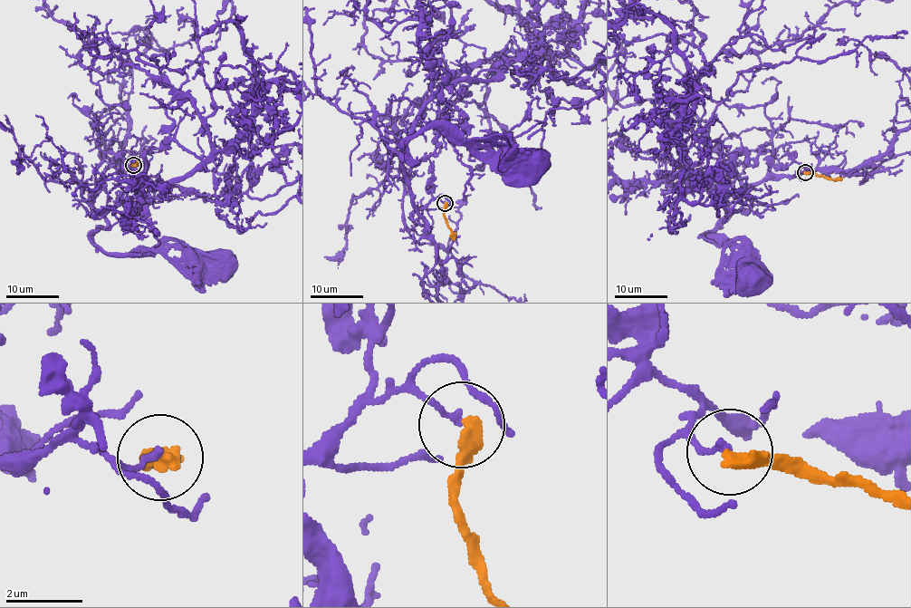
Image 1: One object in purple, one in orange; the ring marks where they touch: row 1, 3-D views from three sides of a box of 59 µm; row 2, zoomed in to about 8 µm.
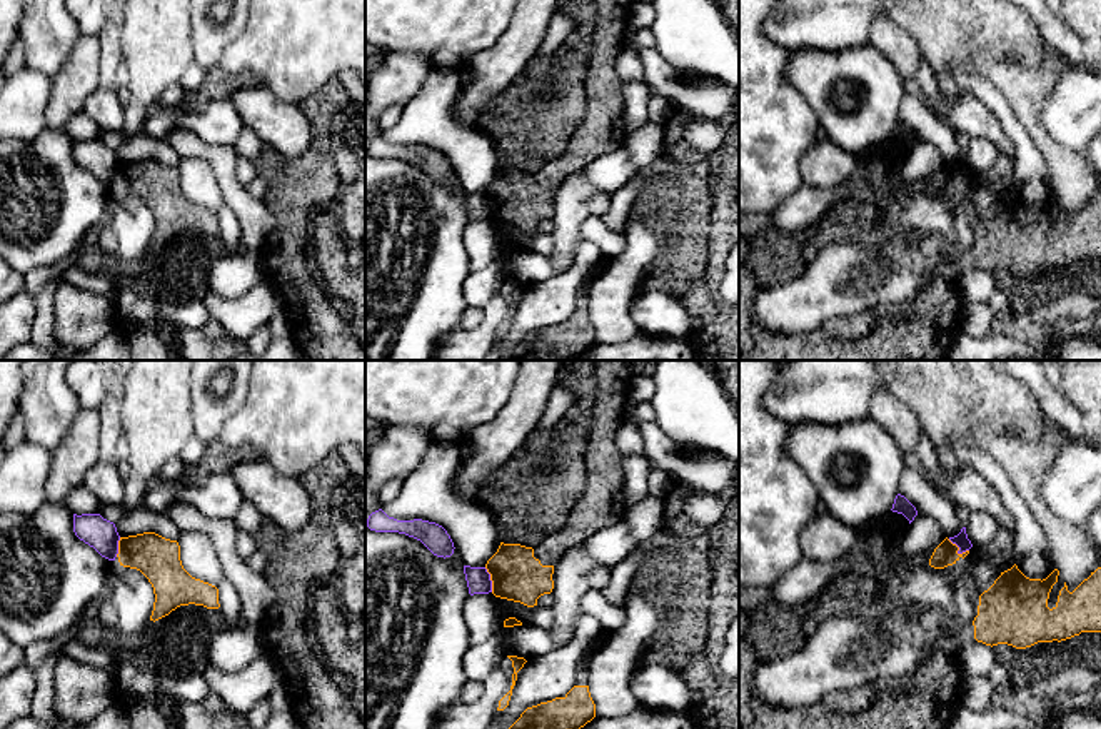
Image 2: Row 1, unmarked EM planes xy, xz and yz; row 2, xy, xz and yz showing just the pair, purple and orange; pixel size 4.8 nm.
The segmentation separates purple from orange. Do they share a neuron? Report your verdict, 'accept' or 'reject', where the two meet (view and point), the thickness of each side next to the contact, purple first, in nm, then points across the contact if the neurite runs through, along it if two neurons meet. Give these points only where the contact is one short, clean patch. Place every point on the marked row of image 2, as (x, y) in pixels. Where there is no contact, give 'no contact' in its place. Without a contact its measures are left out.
reject; meets purple in yz at (960, 549); 70 nm thick on the purple side, 110 nm on the other; border along yz (948, 539), (960, 553), (968, 551)

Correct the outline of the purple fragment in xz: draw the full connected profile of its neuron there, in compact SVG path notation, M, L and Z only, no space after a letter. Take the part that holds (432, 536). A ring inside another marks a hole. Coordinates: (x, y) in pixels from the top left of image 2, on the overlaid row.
M382 509L372 512L367 519L367 527L375 532L399 532L420 540L434 556L450 557L454 554L454 542L447 530L429 520L397 520L389 517Z

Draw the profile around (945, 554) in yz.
M948 537L934 549L929 566L934 569L944 569L956 564L961 557L964 559L969 551L959 554L959 547L953 544Z

